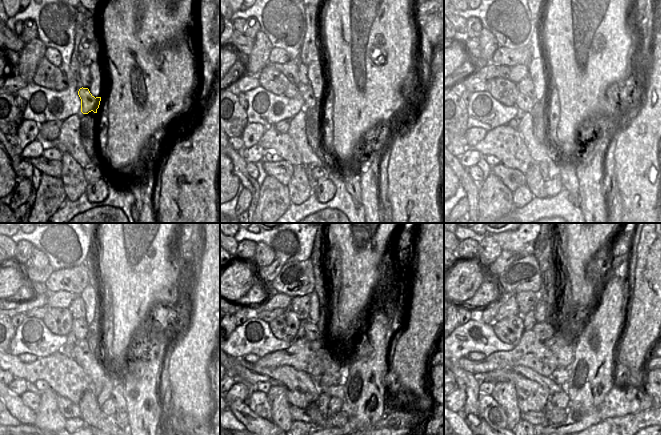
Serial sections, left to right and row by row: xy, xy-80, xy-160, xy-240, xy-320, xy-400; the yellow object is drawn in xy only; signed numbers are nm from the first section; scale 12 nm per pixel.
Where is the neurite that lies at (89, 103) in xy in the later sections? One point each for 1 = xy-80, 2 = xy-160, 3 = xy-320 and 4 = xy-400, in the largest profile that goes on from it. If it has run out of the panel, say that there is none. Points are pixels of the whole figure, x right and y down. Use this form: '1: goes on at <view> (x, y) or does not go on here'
1: goes on at xy-80 (310, 101)
2: goes on at xy-160 (525, 86)
3: goes on at xy-320 (300, 305)
4: goes on at xy-400 (526, 301)

